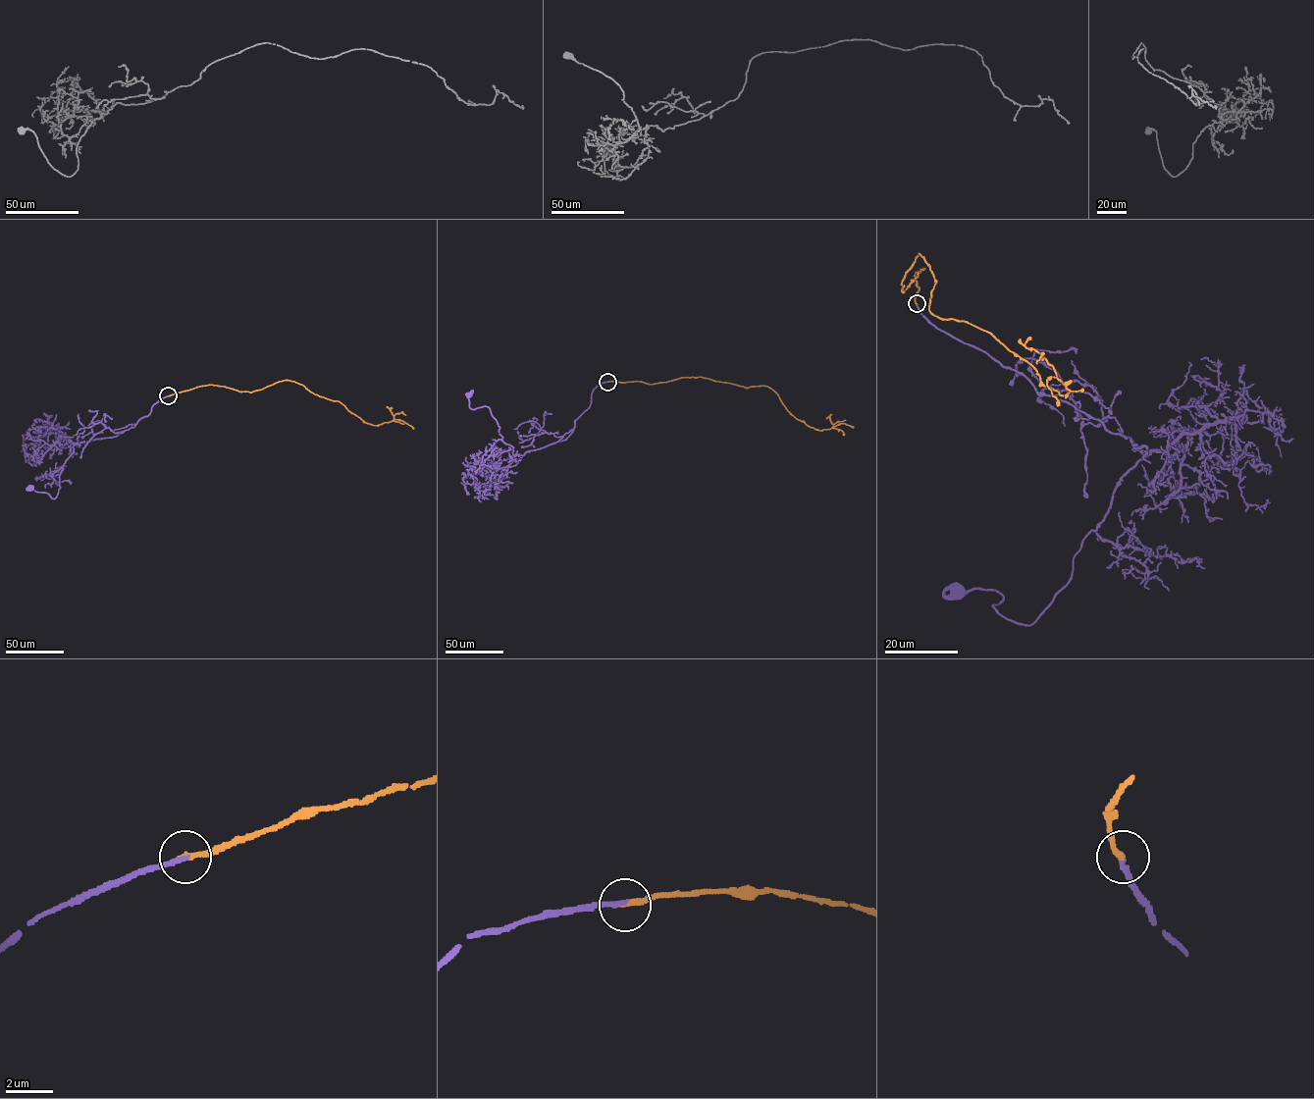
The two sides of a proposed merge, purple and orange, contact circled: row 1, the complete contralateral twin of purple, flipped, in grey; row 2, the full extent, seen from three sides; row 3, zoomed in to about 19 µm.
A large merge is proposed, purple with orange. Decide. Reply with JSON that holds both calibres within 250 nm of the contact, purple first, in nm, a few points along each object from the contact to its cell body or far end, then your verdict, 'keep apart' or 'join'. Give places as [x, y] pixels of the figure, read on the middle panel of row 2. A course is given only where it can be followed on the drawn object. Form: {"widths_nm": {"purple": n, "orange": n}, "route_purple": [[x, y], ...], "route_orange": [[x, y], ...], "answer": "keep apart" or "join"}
{"widths_nm": {"purple": 220, "orange": 220}, "route_purple": [[607, 382], [593, 390], [573, 428], [521, 455], [500, 440], [489, 407], [469, 407], [469, 394]], "route_orange": [[607, 382], [653, 384], [703, 377], [747, 388], [765, 386], [811, 427], [853, 427]], "answer": "join"}

